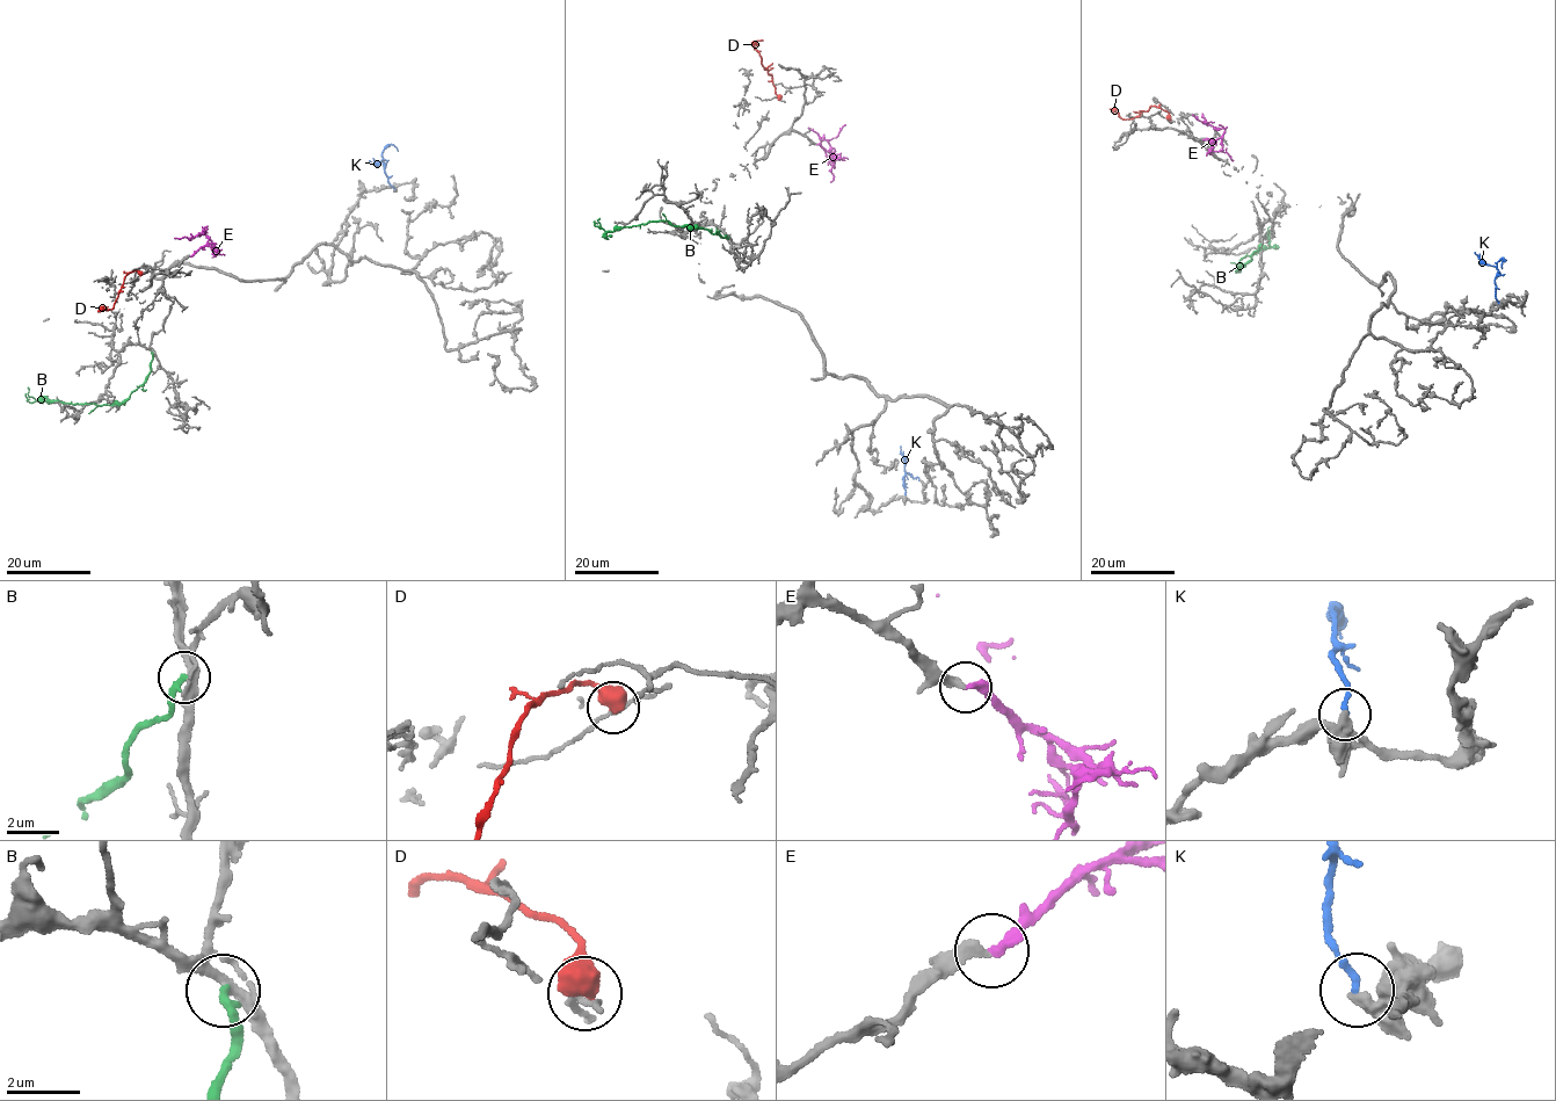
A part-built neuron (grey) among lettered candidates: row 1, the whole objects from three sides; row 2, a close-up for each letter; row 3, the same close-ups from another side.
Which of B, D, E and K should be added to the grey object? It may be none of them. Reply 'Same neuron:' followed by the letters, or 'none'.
Same neuron: E

